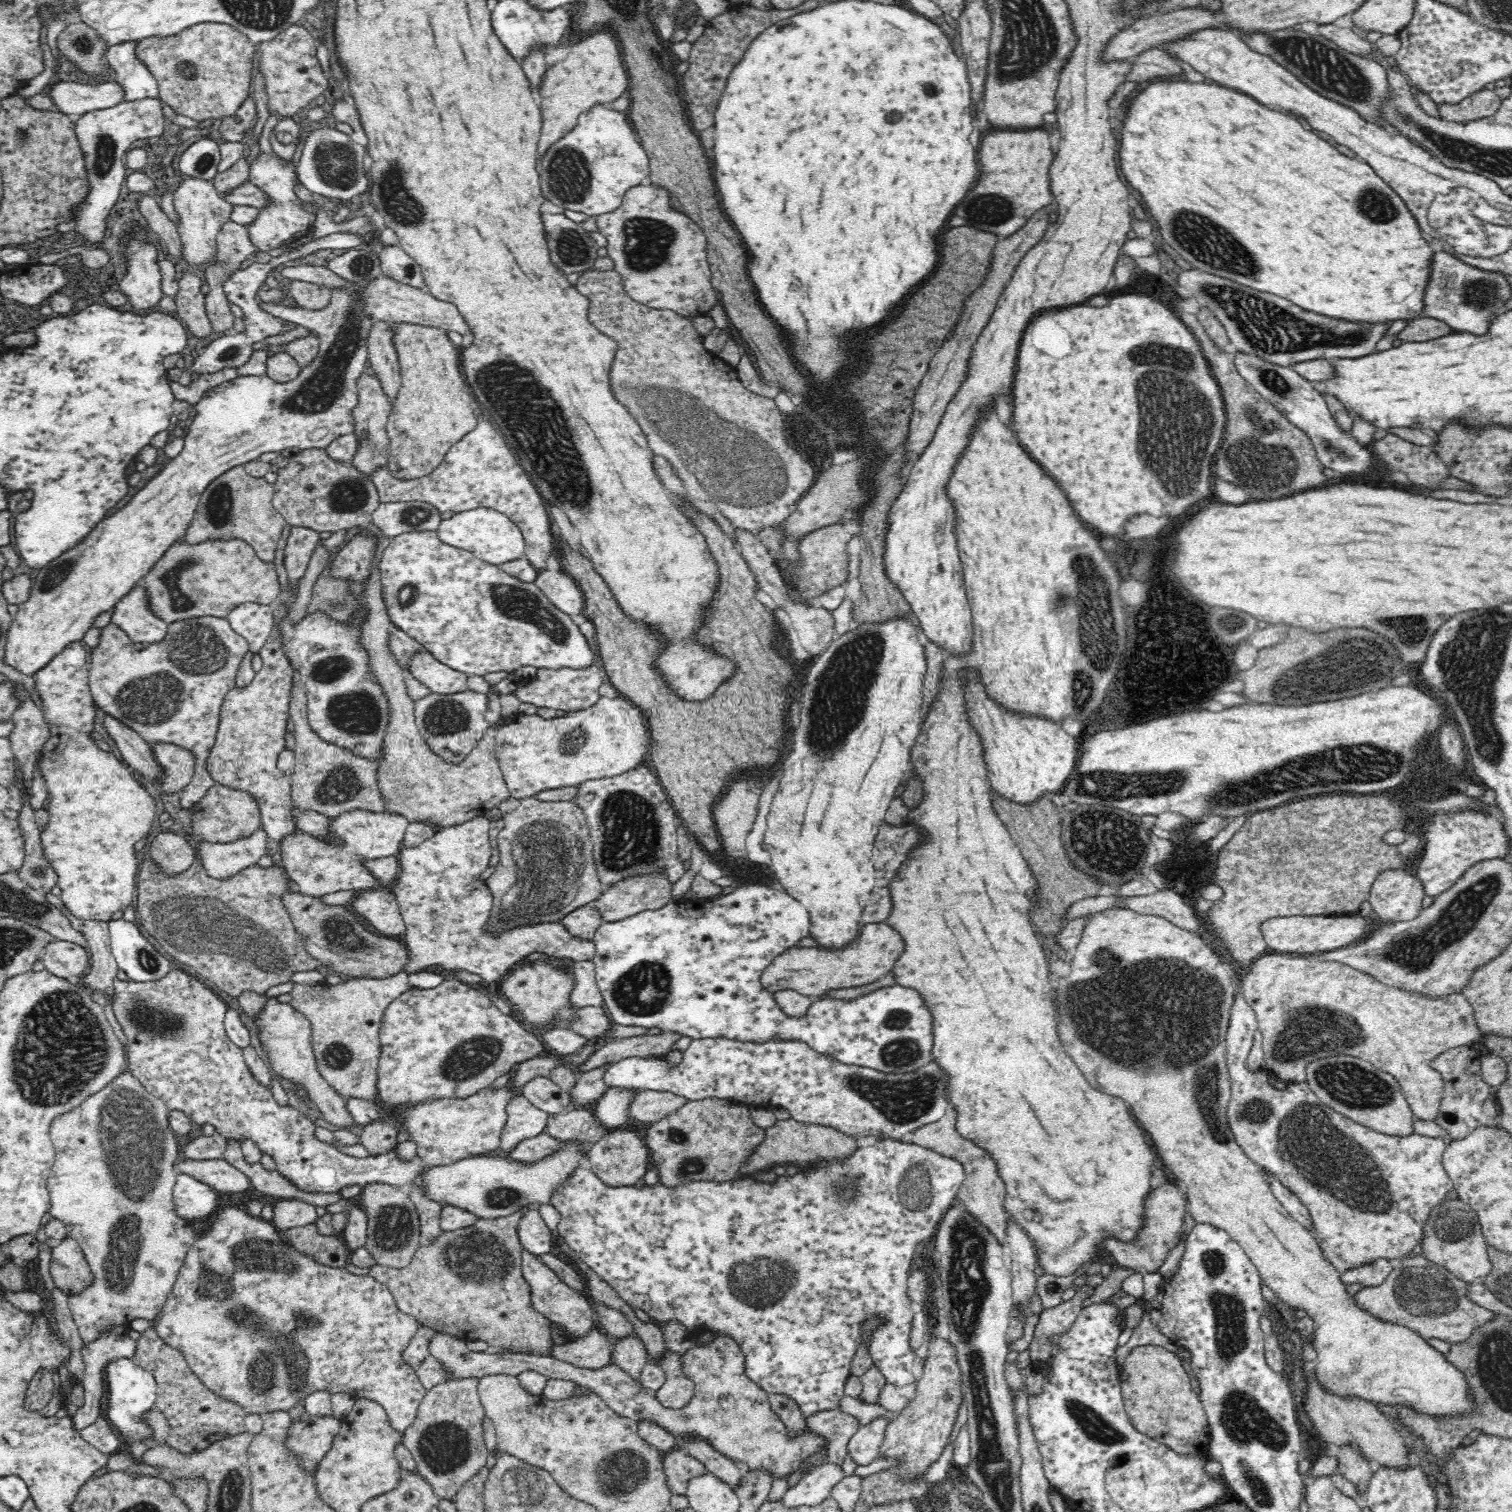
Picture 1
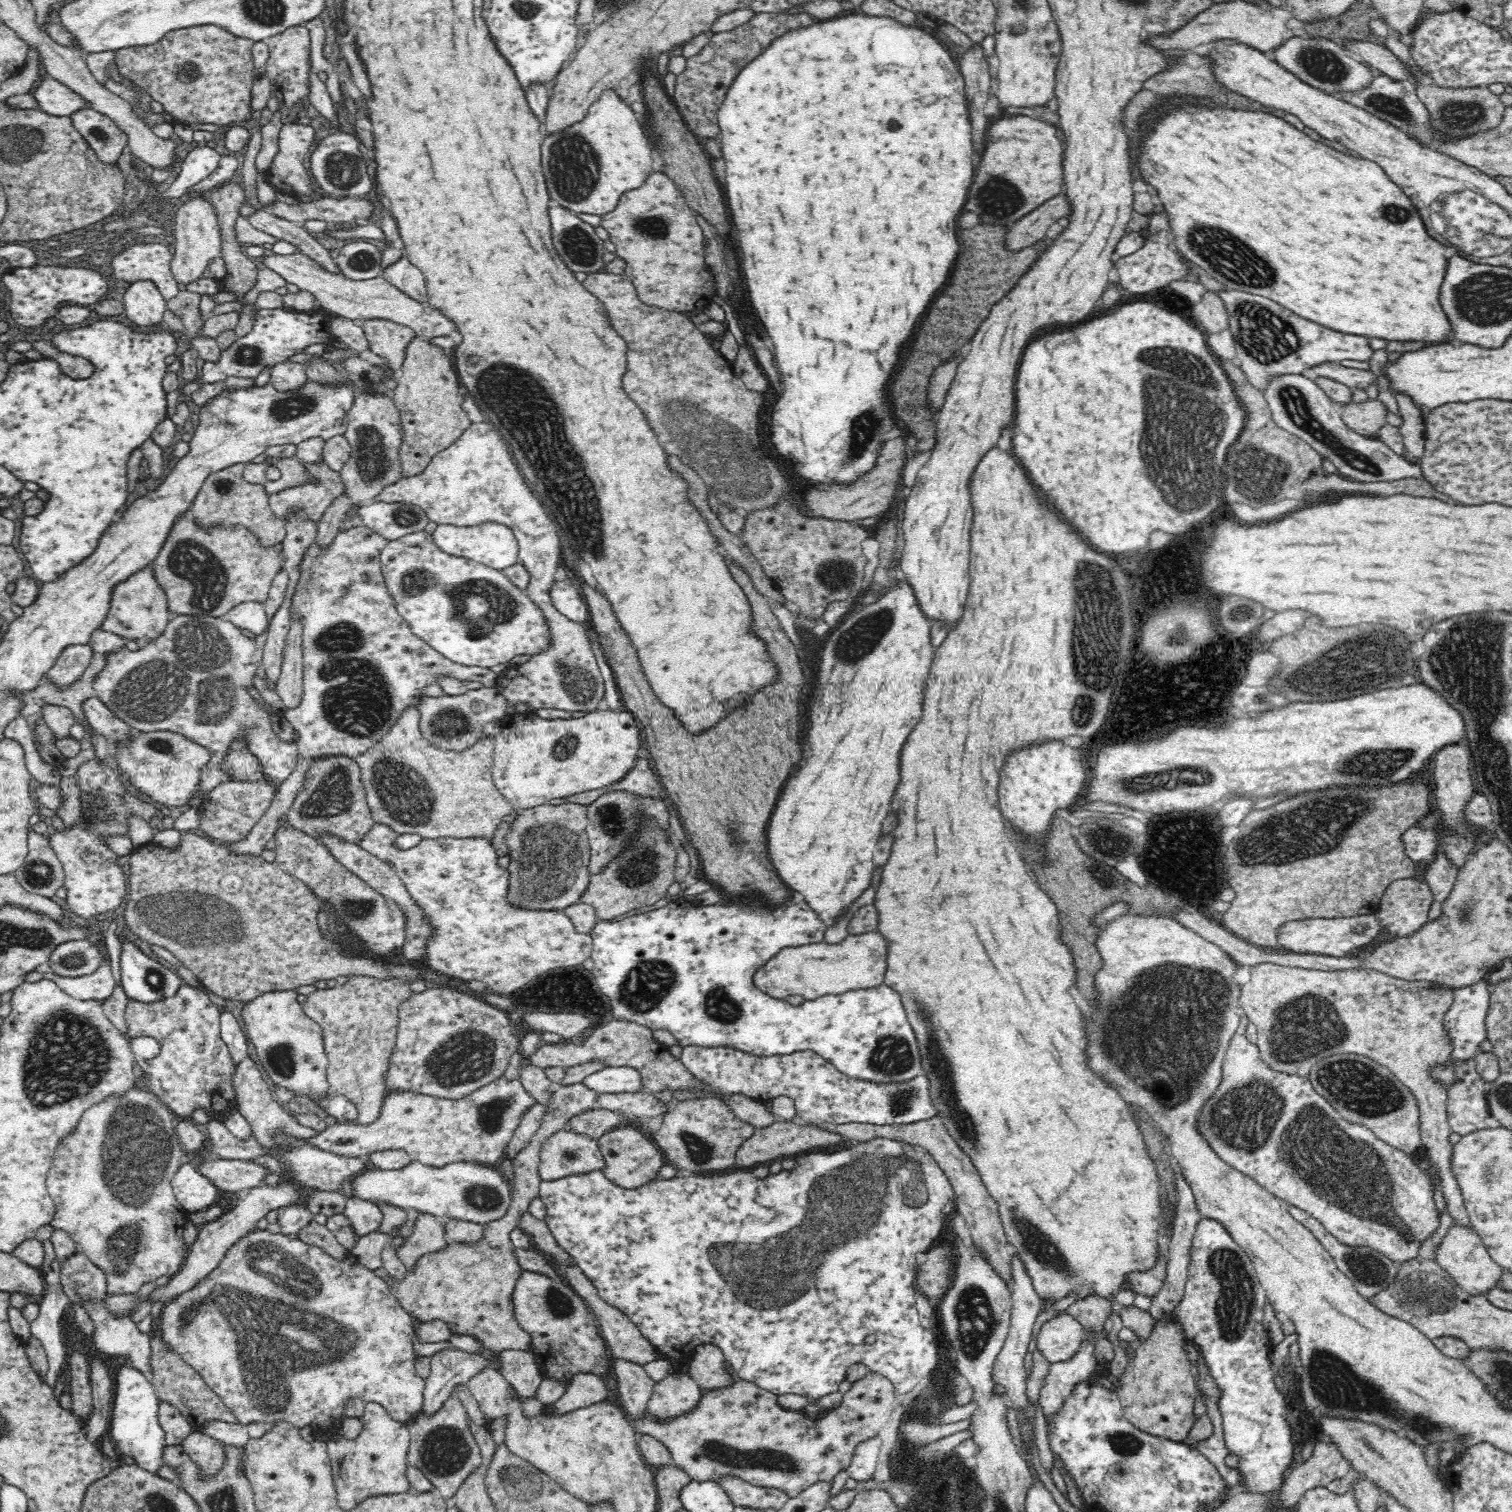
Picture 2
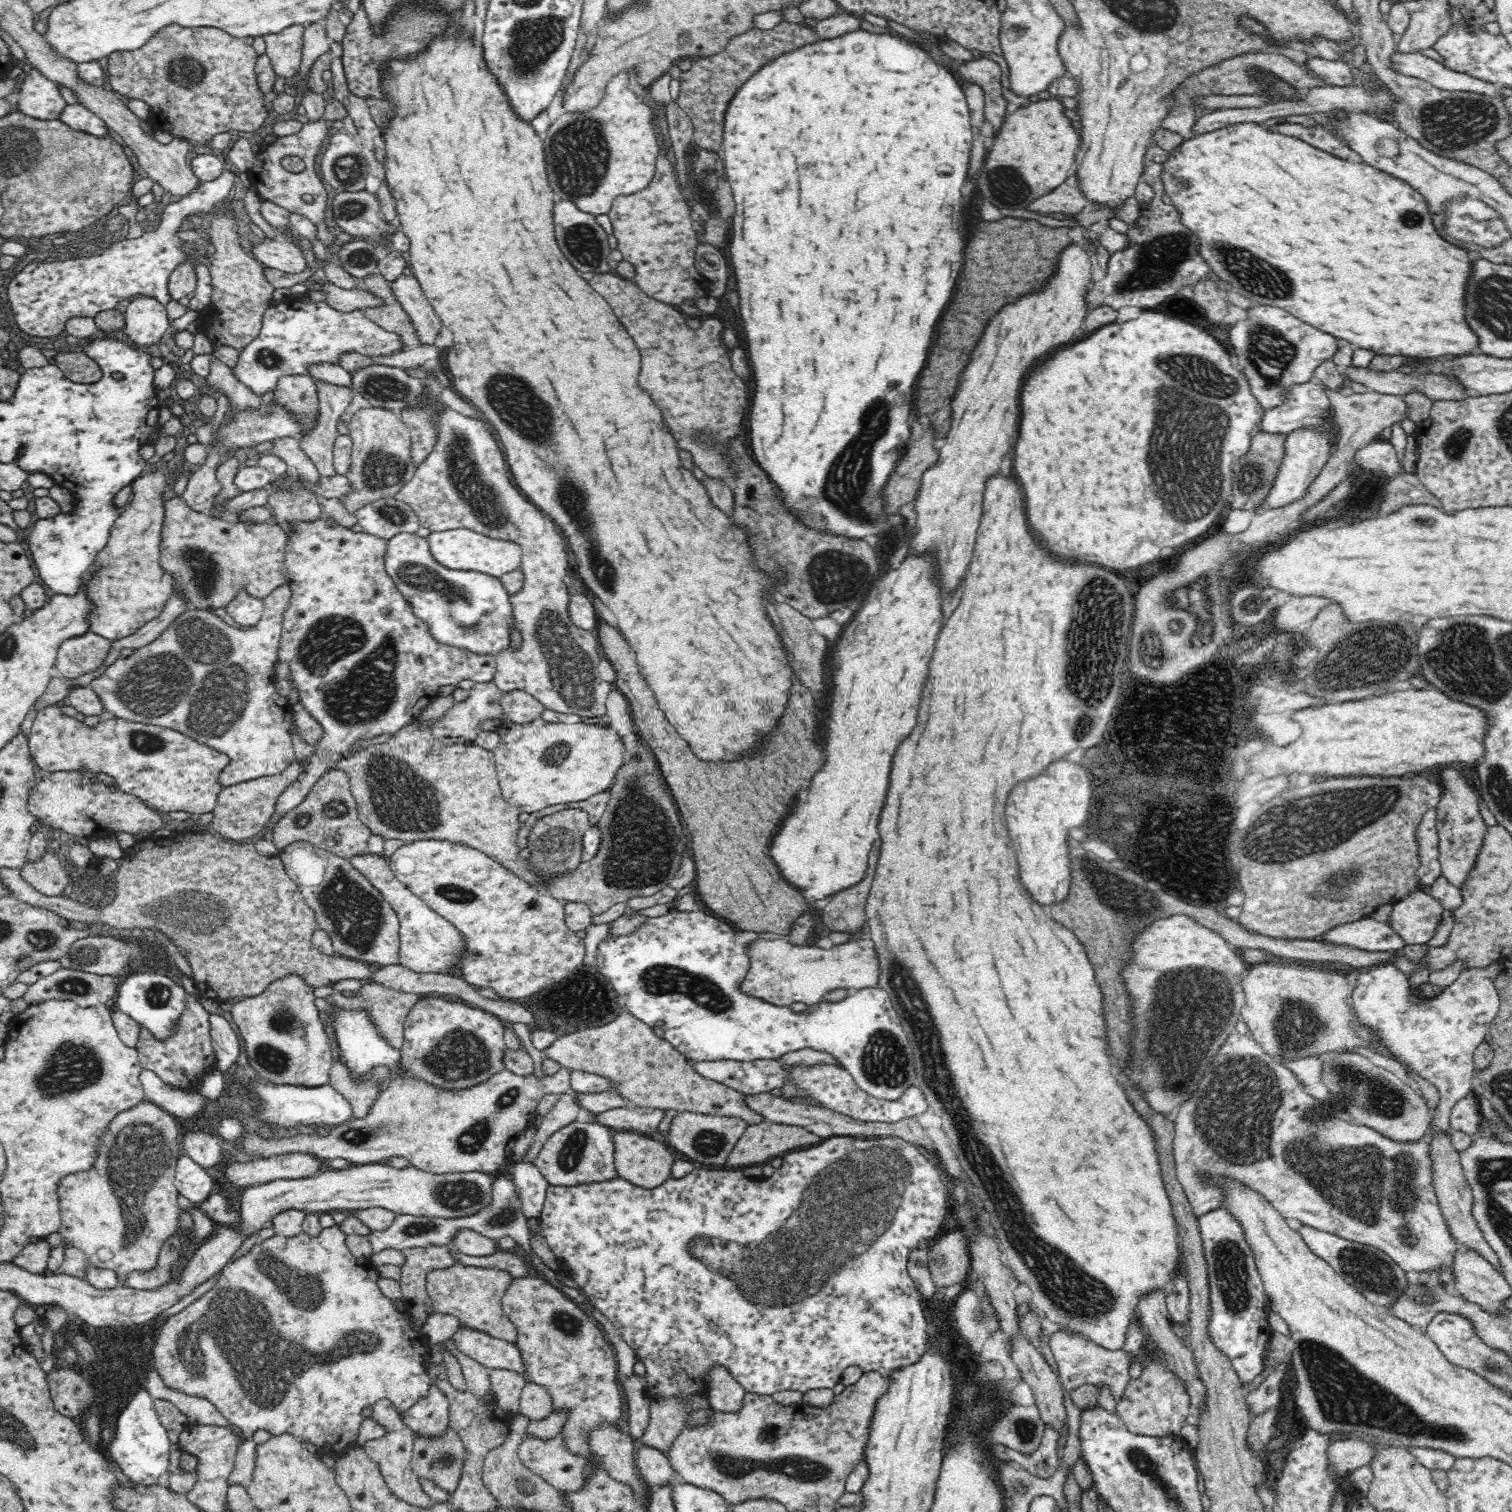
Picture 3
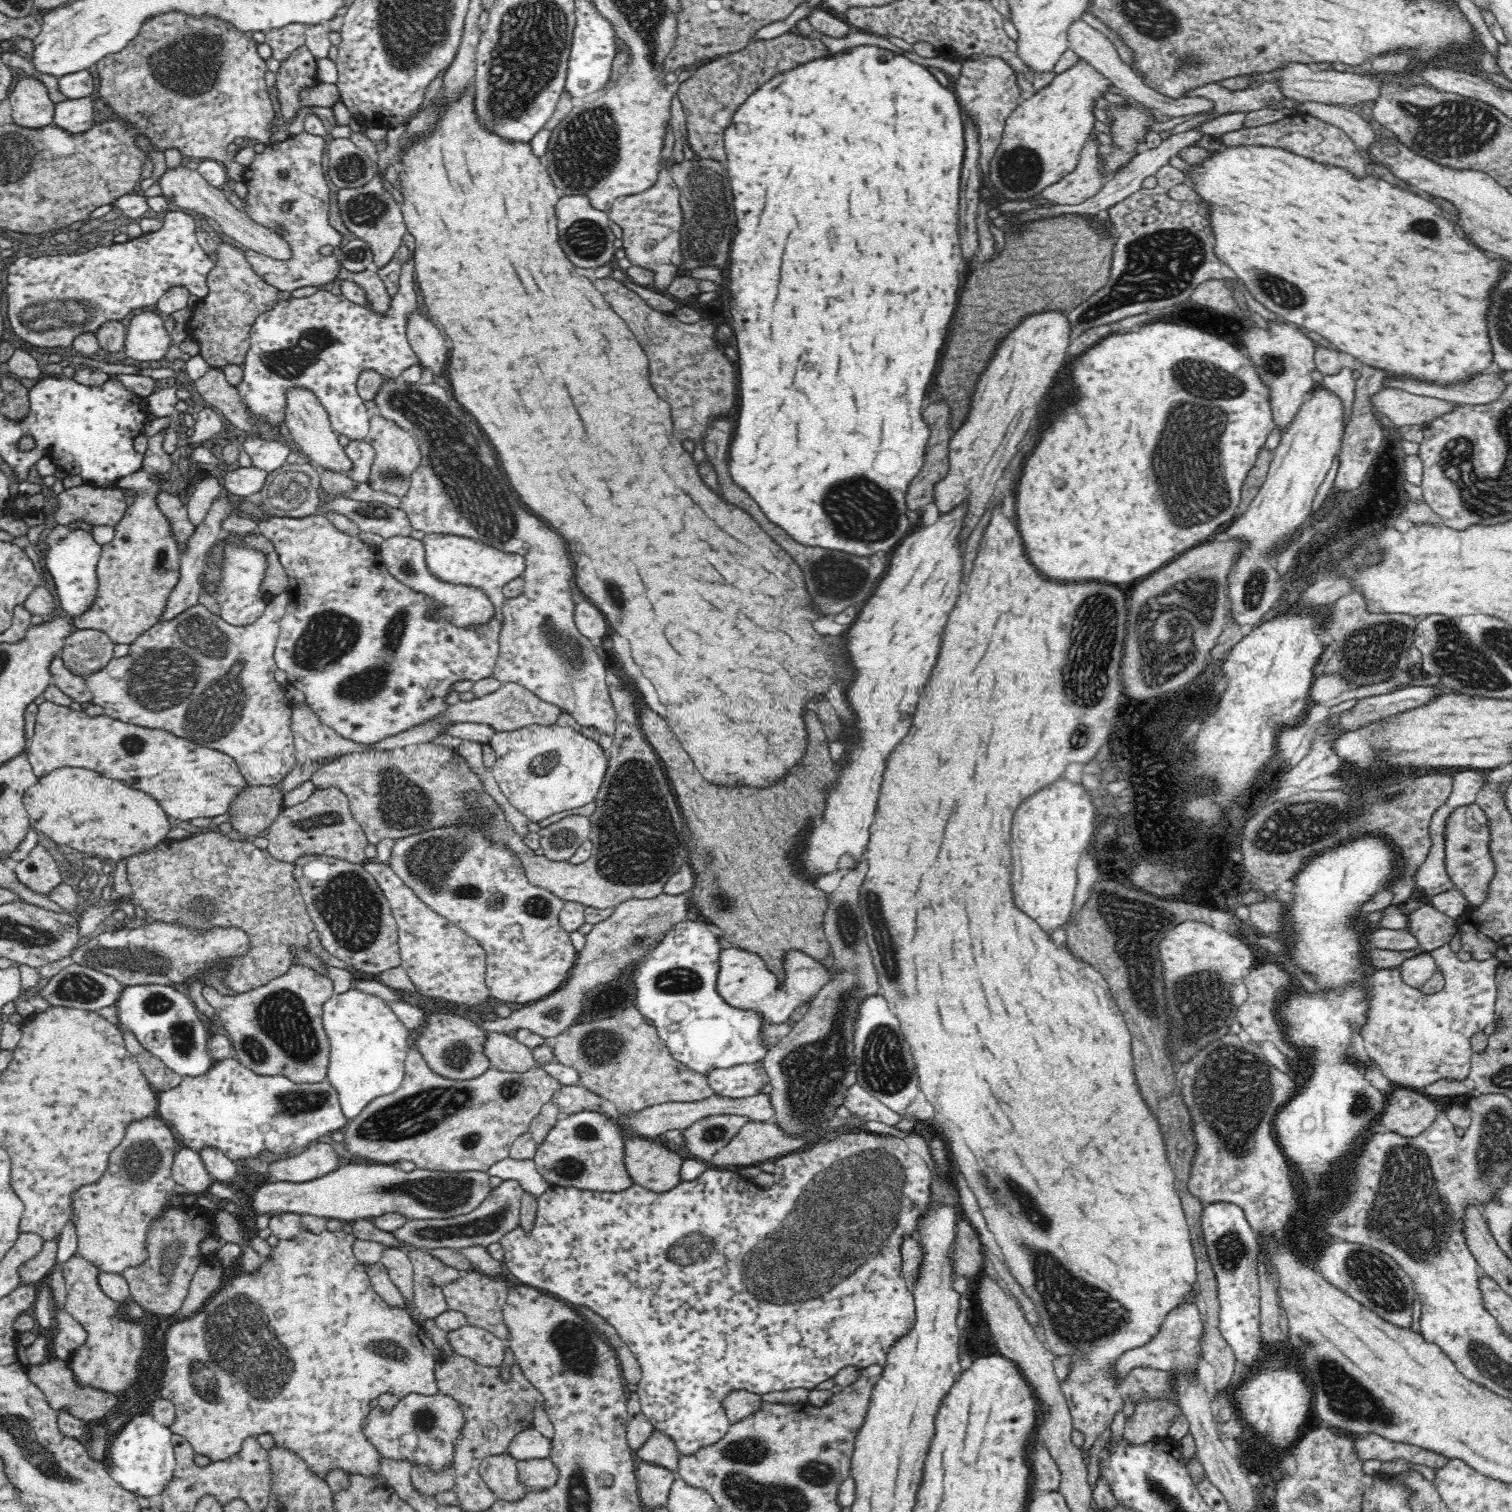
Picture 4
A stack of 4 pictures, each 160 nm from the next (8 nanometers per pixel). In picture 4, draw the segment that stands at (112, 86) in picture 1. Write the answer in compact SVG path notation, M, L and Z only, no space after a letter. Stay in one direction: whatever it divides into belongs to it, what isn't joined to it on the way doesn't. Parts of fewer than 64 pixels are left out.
M30 75L22 77L14 86L14 90L8 95L8 98L11 104L10 111L13 122L18 126L40 128L53 122L55 103L48 96L46 85L36 77Z

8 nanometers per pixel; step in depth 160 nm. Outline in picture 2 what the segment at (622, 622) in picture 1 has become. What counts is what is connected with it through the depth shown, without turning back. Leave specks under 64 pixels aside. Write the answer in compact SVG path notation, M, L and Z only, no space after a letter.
M728 562L728 566L732 566L734 580L742 586L744 594L748 596L748 602L752 608L752 618L754 618L752 630L758 632L760 640L766 642L768 654L774 660L774 664L778 666L778 680L774 684L766 686L764 690L758 690L758 694L754 694L756 700L752 698L750 704L746 704L746 708L740 706L738 710L734 710L734 714L728 714L726 718L720 720L720 724L712 726L710 730L706 730L702 734L688 732L680 724L680 720L674 716L674 712L668 710L656 698L656 694L652 694L650 684L648 684L646 676L642 674L636 648L630 644L630 638L624 634L624 630L622 630L618 618L614 616L610 602L604 598L604 594L600 594L590 584L584 584L582 581L580 587L589 606L588 628L601 645L605 660L611 668L615 684L618 686L617 690L622 694L624 706L635 716L643 729L642 735L646 750L650 751L650 756L654 760L654 768L660 776L660 782L664 784L670 800L678 808L682 824L690 836L688 838L690 844L697 848L705 880L712 883L725 895L726 899L759 894L768 900L769 904L786 904L790 892L784 886L784 882L776 876L774 866L766 854L764 822L768 824L768 818L772 816L772 810L776 806L776 796L780 794L786 778L790 778L792 772L800 764L803 764L803 741L800 737L800 718L802 716L798 717L798 710L802 714L802 702L804 702L804 694L806 694L804 688L806 688L808 677L800 664L799 649L780 628L776 616L770 610L768 600L754 588L748 572L744 572L744 568L740 568L736 562Z

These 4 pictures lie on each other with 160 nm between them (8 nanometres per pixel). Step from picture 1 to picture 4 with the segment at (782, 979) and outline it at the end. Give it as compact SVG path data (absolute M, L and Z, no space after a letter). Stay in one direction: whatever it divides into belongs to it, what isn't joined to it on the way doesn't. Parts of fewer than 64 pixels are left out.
M745 948L722 949L717 980L720 996L736 1008L755 1010L765 1018L768 1025L781 1024L789 1018L796 1007L810 1004L815 994L839 973L835 972L837 969L835 965L826 967L820 963L820 960L798 950L790 950L788 954L782 954L780 961L784 967L782 982L777 980L777 976L767 967L759 954Z

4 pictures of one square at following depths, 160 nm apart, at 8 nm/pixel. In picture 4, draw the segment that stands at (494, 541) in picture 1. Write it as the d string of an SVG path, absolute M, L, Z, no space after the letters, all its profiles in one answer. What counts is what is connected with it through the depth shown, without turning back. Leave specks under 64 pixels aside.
M427 533L423 538L425 547L425 559L430 572L452 584L467 584L481 588L493 600L494 618L500 622L500 629L504 623L502 616L502 604L506 599L502 588L506 582L521 576L526 568L525 558L515 552L498 550L492 546L480 543L473 538L456 536L455 534Z

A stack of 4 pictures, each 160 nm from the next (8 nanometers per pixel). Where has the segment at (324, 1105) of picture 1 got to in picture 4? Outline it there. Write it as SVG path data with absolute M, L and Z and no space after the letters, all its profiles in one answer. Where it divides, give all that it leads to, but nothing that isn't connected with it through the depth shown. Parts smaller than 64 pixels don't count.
M294 963L286 974L273 978L267 985L256 987L237 996L222 995L204 985L201 993L215 1010L214 1019L231 1040L236 1058L257 1075L282 1075L295 1083L319 1083L327 1076L329 1067L329 1038L323 1026L324 1002L333 995L332 980L312 967Z

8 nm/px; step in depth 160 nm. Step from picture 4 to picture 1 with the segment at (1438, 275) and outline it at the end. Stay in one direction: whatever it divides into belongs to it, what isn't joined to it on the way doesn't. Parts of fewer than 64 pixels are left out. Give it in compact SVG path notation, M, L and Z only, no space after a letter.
M1182 77L1170 80L1152 79L1129 100L1120 135L1118 158L1122 174L1134 190L1140 193L1144 207L1158 224L1162 241L1170 246L1171 251L1188 261L1192 268L1200 268L1204 272L1230 278L1254 290L1282 296L1304 310L1312 310L1332 318L1352 322L1392 322L1420 316L1424 308L1422 294L1431 278L1430 262L1433 252L1428 245L1428 239L1422 236L1410 209L1396 191L1376 175L1368 163L1358 162L1341 154L1328 141L1318 137L1313 131L1304 129L1297 117L1280 112L1278 109L1272 110L1249 94L1222 86L1218 82L1216 84L1208 81L1191 82Z

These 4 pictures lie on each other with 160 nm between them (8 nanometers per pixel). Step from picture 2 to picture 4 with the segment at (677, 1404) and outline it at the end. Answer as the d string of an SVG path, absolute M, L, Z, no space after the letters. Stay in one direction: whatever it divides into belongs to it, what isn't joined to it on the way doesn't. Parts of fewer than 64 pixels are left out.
M654 1428L650 1438L634 1452L636 1459L645 1460L658 1466L664 1466L675 1474L678 1470L679 1450L676 1443L667 1434Z

